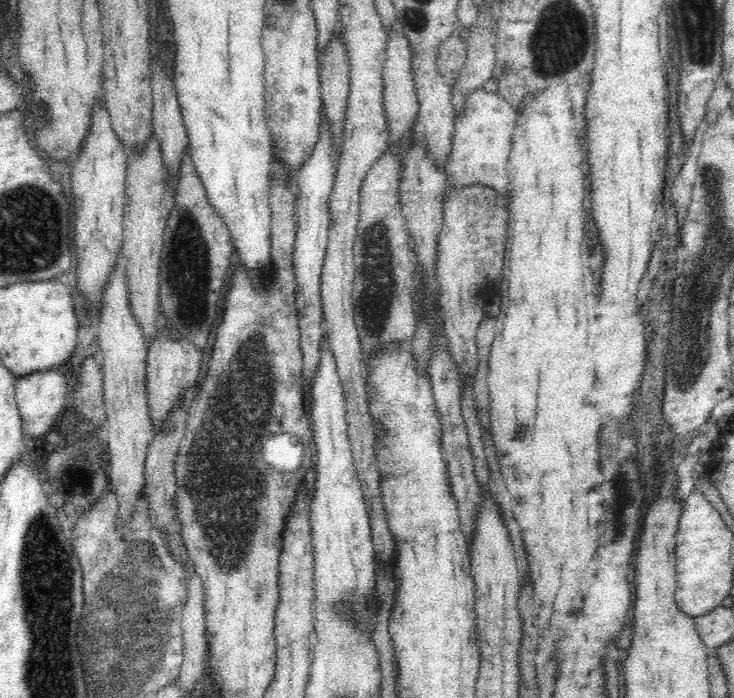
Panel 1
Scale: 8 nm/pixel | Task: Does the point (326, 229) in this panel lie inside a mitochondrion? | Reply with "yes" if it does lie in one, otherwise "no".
no

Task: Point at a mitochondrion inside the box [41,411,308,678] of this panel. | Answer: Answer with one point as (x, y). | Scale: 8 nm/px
(76, 472)

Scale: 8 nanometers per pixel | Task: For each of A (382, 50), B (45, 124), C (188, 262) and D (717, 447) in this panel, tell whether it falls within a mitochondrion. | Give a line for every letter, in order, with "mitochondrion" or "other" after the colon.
A: other
B: mitochondrion
C: mitochondrion
D: other

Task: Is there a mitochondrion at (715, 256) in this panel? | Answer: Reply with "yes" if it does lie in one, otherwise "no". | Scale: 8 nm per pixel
yes

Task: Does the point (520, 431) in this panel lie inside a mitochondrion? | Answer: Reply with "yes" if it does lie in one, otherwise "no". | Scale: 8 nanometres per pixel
yes

